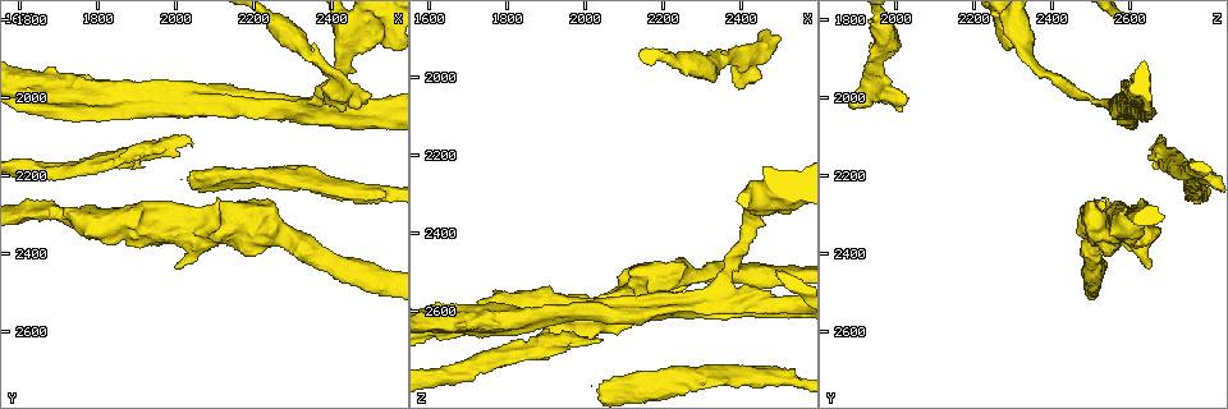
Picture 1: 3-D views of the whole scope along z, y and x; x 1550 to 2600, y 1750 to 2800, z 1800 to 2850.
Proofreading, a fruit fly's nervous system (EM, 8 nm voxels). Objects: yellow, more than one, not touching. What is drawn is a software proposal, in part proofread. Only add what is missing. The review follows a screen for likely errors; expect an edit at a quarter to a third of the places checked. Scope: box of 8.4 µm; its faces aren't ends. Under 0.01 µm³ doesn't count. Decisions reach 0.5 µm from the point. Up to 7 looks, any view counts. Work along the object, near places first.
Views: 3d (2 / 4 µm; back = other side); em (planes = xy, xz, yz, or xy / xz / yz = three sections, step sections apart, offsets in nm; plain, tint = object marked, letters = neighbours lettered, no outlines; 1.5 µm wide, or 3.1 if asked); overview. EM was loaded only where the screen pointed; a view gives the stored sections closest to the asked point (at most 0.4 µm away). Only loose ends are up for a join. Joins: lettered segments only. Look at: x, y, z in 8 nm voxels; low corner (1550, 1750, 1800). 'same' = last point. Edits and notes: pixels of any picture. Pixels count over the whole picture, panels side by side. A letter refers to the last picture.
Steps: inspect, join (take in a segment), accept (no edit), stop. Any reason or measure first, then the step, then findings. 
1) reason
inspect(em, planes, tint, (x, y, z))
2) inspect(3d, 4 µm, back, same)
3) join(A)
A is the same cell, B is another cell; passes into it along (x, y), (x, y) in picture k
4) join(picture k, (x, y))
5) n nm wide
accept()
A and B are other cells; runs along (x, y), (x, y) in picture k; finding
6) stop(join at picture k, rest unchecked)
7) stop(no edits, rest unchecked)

thick end
inspect(3d, 2 µm, back, (2005, 2440, 2650))

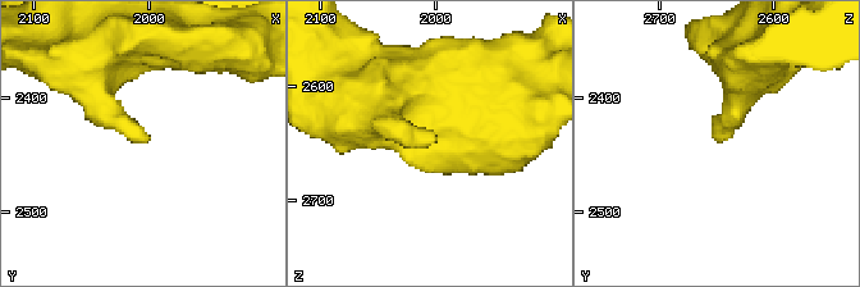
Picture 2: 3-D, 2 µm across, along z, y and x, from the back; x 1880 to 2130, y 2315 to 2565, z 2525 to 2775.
need the tissue
inspect(em, planes, letters, (2002, 2436, 2650))

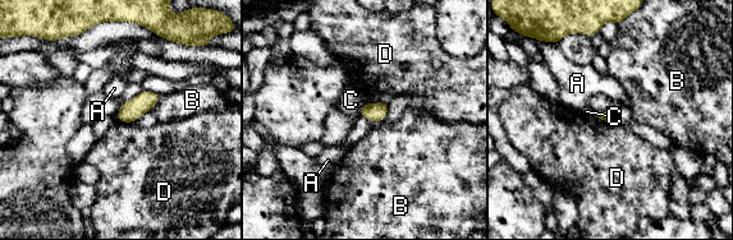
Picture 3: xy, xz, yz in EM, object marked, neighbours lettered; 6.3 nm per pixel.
D touches over 150 nm
accept()
A, B, C and D are other cells; border along (386, 100), (365, 104) in picture 3; no lettered segment goes on from it

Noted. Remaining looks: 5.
thick end
inspect(3d, 2 µm, (2525, 1850, 2350))

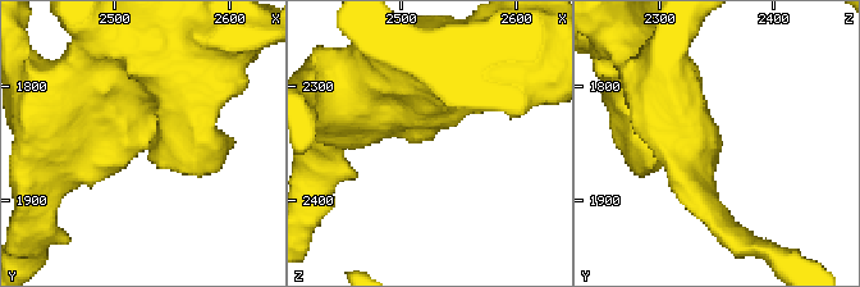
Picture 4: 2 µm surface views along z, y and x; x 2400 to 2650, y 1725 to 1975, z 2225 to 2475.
inspect(em, yz, step 4, tint, (2520, 1858, 2350))

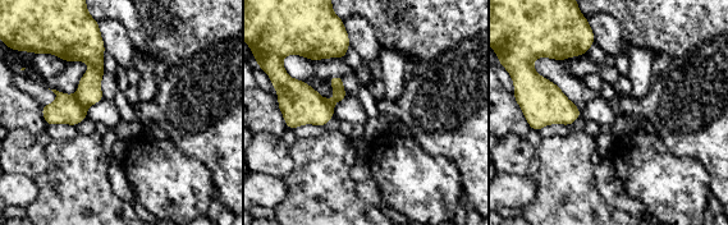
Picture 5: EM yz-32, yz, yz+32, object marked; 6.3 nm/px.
inspect(em, planes, letters, same)

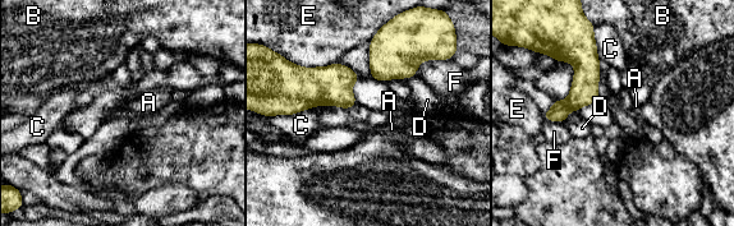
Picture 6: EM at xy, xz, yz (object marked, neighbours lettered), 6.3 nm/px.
accept()
A, B, C, D, E and F are other cells; border along (311, 107), (269, 118) in picture 6; no lettered segment goes on from it

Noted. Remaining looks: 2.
stop(no edits, rest unchecked)

